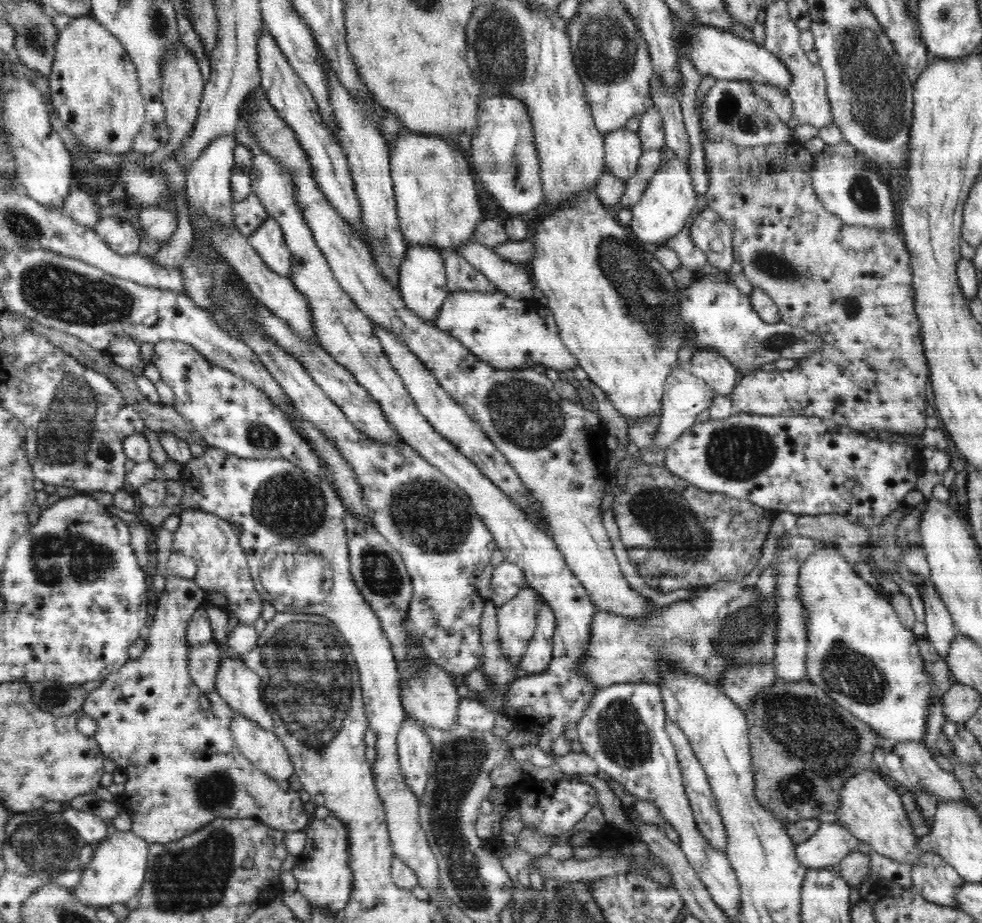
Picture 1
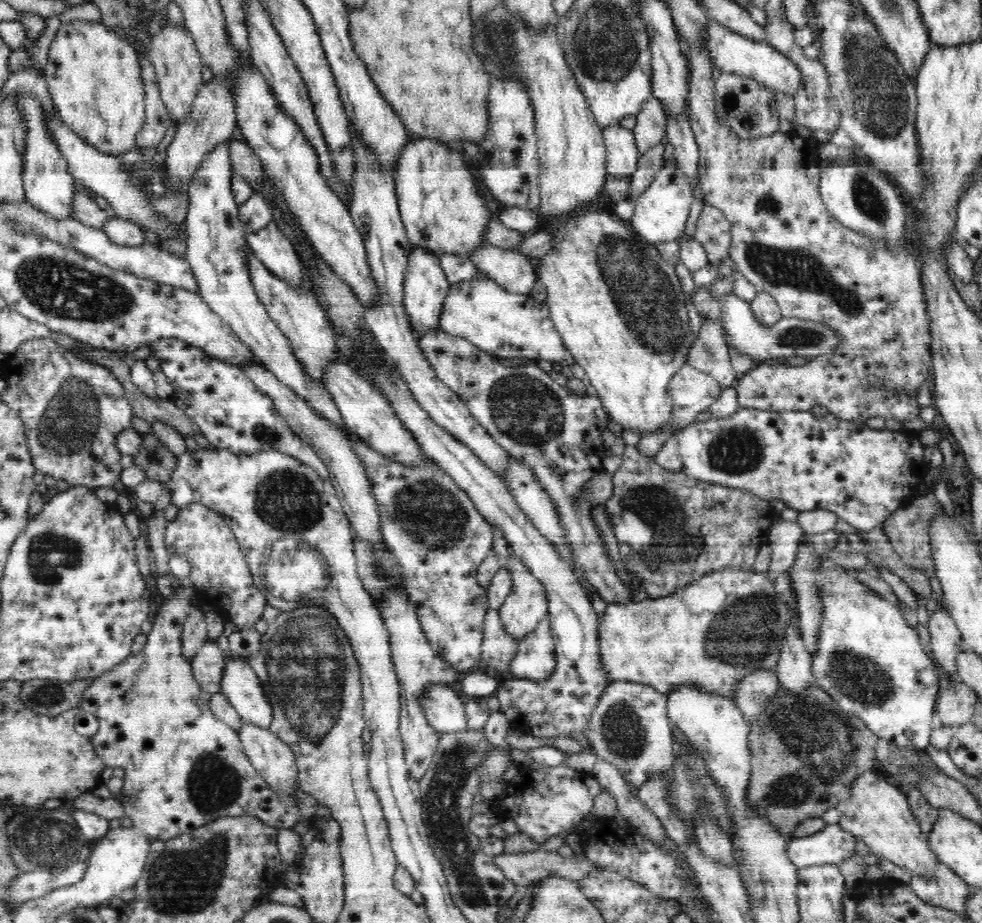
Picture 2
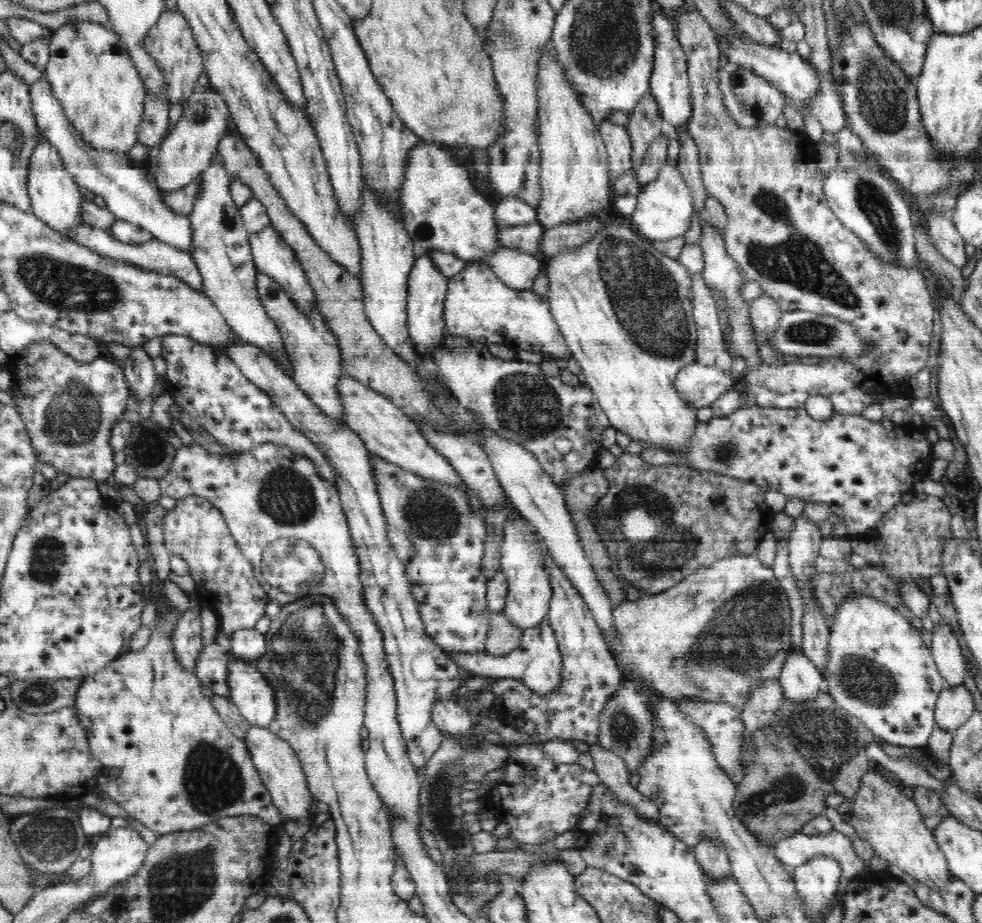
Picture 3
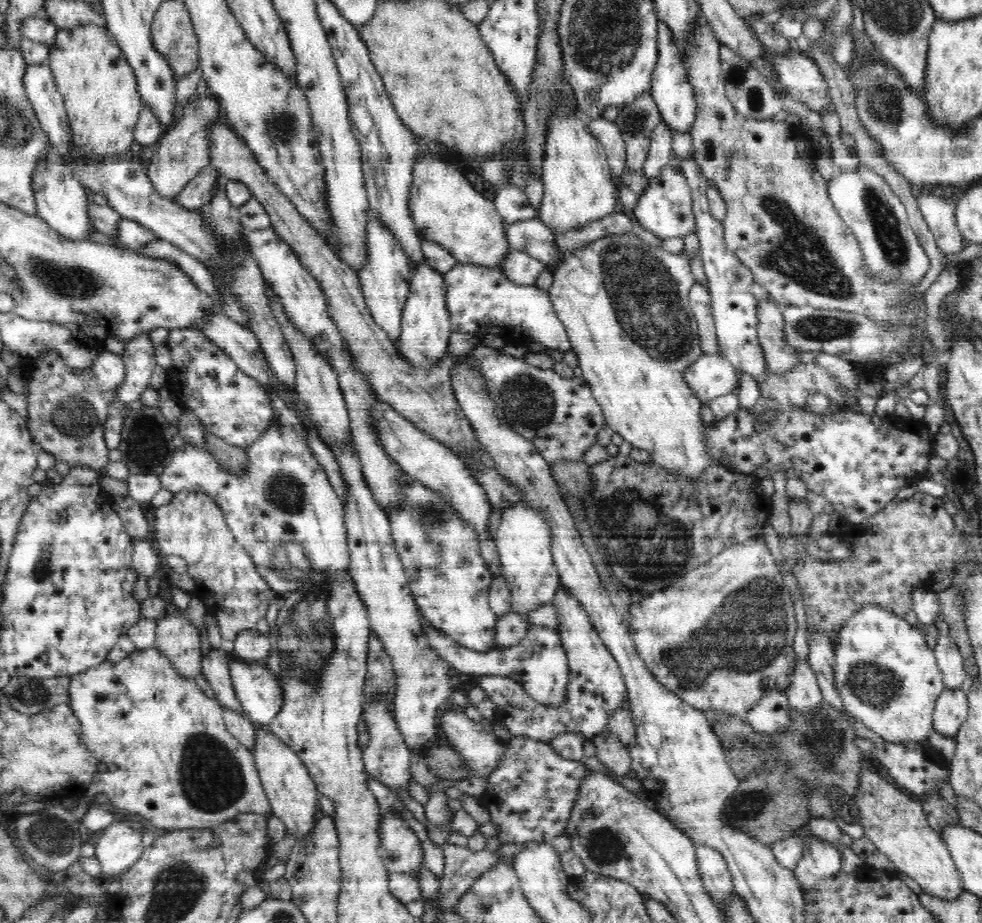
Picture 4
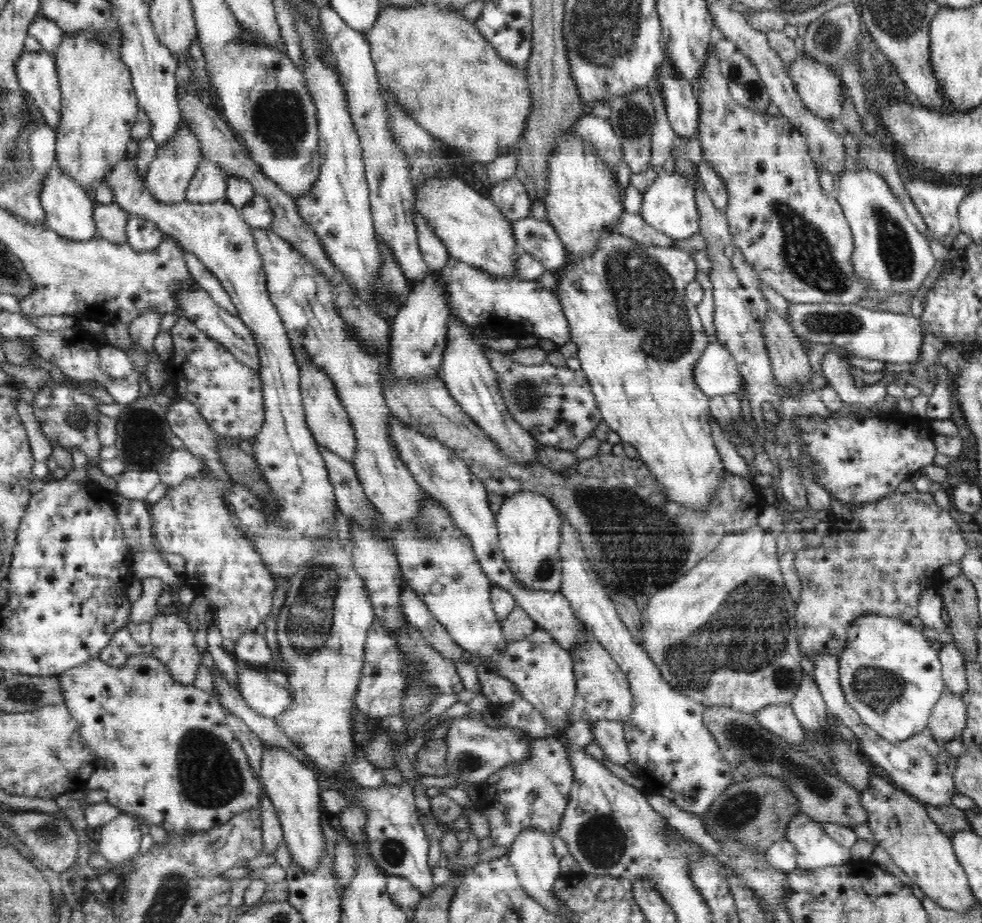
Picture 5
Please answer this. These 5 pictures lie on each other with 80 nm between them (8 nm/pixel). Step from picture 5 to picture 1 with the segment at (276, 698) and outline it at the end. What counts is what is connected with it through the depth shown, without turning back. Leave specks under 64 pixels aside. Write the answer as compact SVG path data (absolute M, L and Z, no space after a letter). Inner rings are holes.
M222 656L214 684L216 692L236 713L252 718L260 727L273 732L273 719L261 699L260 683L260 675L246 667L242 659Z

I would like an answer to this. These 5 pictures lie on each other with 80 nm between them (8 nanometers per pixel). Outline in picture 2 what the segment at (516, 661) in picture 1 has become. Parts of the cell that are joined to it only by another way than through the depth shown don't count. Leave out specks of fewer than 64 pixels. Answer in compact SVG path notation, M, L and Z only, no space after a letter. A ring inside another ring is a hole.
M512 554L508 555L505 566L512 577L512 592L498 613L504 629L519 645L547 617L549 603L545 588Z

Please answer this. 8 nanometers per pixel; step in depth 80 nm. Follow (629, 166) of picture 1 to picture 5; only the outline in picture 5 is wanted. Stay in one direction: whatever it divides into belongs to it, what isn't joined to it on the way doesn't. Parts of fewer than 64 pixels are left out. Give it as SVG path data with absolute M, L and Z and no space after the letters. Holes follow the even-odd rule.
M584 114L572 129L576 129L576 137L584 138L597 150L600 159L613 174L618 172L618 165L623 159L622 144L609 119Z

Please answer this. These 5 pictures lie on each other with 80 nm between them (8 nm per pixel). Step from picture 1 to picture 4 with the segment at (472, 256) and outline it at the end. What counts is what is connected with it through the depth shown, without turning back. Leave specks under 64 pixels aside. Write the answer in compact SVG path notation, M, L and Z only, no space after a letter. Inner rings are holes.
M512 249L506 254L499 268L510 281L518 285L532 286L538 280L538 276L547 270L547 265L526 251Z

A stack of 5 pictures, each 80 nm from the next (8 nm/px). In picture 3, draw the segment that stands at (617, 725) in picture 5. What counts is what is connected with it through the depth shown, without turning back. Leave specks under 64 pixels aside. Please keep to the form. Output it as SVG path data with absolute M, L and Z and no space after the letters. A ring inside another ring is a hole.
M598 742L590 744L589 750L594 761L593 770L600 777L600 782L608 787L608 791L612 791L620 801L630 803L640 817L658 821L658 807L630 785L630 774L624 762L612 751L604 750Z

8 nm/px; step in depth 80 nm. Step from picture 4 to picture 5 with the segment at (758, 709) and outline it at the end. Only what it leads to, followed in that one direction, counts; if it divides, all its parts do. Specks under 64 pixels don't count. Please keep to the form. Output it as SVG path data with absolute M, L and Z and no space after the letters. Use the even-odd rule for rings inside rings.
M791 705L764 706L755 714L755 717L757 722L768 732L782 736L791 744L804 744L806 730L801 726Z

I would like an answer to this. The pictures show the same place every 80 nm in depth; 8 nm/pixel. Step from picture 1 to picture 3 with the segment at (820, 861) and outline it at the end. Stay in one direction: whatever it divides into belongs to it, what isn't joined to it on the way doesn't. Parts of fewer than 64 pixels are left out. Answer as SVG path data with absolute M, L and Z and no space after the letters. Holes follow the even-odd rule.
M834 829L820 836L794 833L777 841L772 852L780 863L793 869L816 860L816 856L834 858L841 865L842 876L852 881L866 870L854 850L852 839Z

